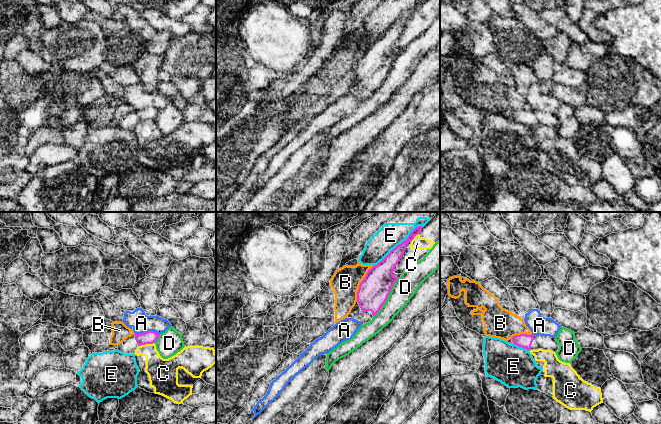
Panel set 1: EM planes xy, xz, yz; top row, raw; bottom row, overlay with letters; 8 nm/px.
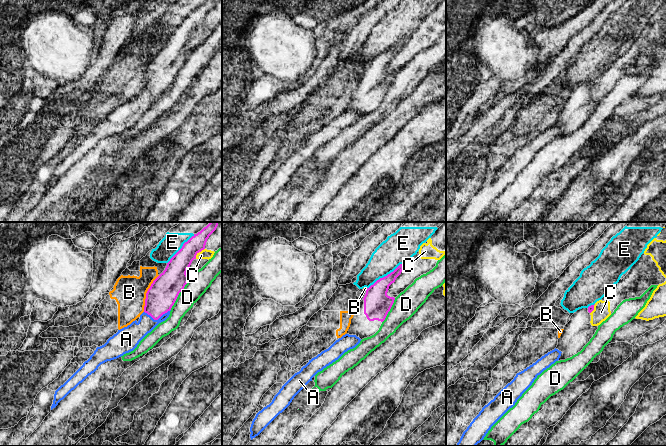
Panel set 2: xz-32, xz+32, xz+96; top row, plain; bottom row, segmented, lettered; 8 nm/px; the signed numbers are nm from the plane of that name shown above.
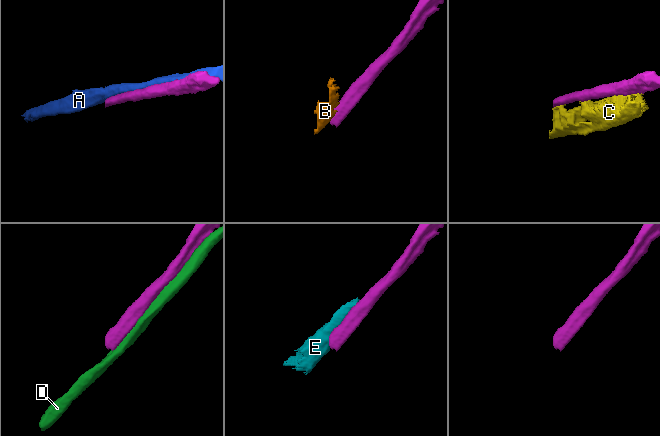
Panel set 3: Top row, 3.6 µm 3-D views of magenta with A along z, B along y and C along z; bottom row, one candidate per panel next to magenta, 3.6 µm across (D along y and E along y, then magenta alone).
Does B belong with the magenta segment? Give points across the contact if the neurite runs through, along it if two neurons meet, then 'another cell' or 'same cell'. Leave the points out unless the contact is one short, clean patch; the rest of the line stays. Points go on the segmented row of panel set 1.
along xz (373, 265), (359, 285), (356, 300) | another cell

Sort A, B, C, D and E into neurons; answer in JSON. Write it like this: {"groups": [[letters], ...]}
{"groups": [["A"], ["B"], ["C"], ["D"], ["E"]]}

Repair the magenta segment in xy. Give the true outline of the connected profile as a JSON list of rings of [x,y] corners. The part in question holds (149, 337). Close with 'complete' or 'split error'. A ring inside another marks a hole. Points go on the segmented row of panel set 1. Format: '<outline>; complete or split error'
[[[154,331],[134,334],[118,345],[118,350],[126,354],[134,354],[138,346],[155,343],[159,335]]]; split error

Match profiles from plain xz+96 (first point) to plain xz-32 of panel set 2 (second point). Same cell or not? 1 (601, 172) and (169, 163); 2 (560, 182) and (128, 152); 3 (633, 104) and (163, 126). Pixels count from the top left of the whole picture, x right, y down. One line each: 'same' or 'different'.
1: same
2: same
3: same

